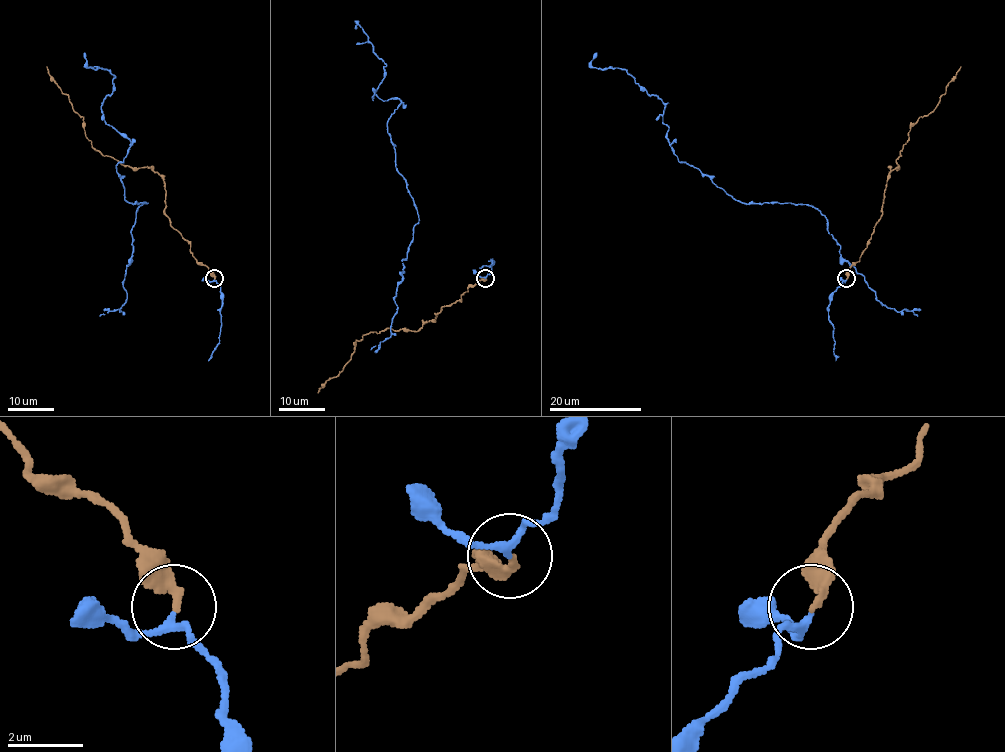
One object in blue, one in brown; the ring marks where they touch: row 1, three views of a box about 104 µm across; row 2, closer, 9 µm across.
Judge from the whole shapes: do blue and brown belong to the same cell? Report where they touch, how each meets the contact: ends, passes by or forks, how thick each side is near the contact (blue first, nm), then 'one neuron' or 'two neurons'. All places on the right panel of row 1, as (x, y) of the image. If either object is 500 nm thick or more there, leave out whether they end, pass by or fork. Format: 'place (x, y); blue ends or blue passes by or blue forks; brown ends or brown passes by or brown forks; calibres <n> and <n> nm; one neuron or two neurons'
place (846, 278); blue passes by; brown ends; calibres 170 and 260 nm; one neuron

